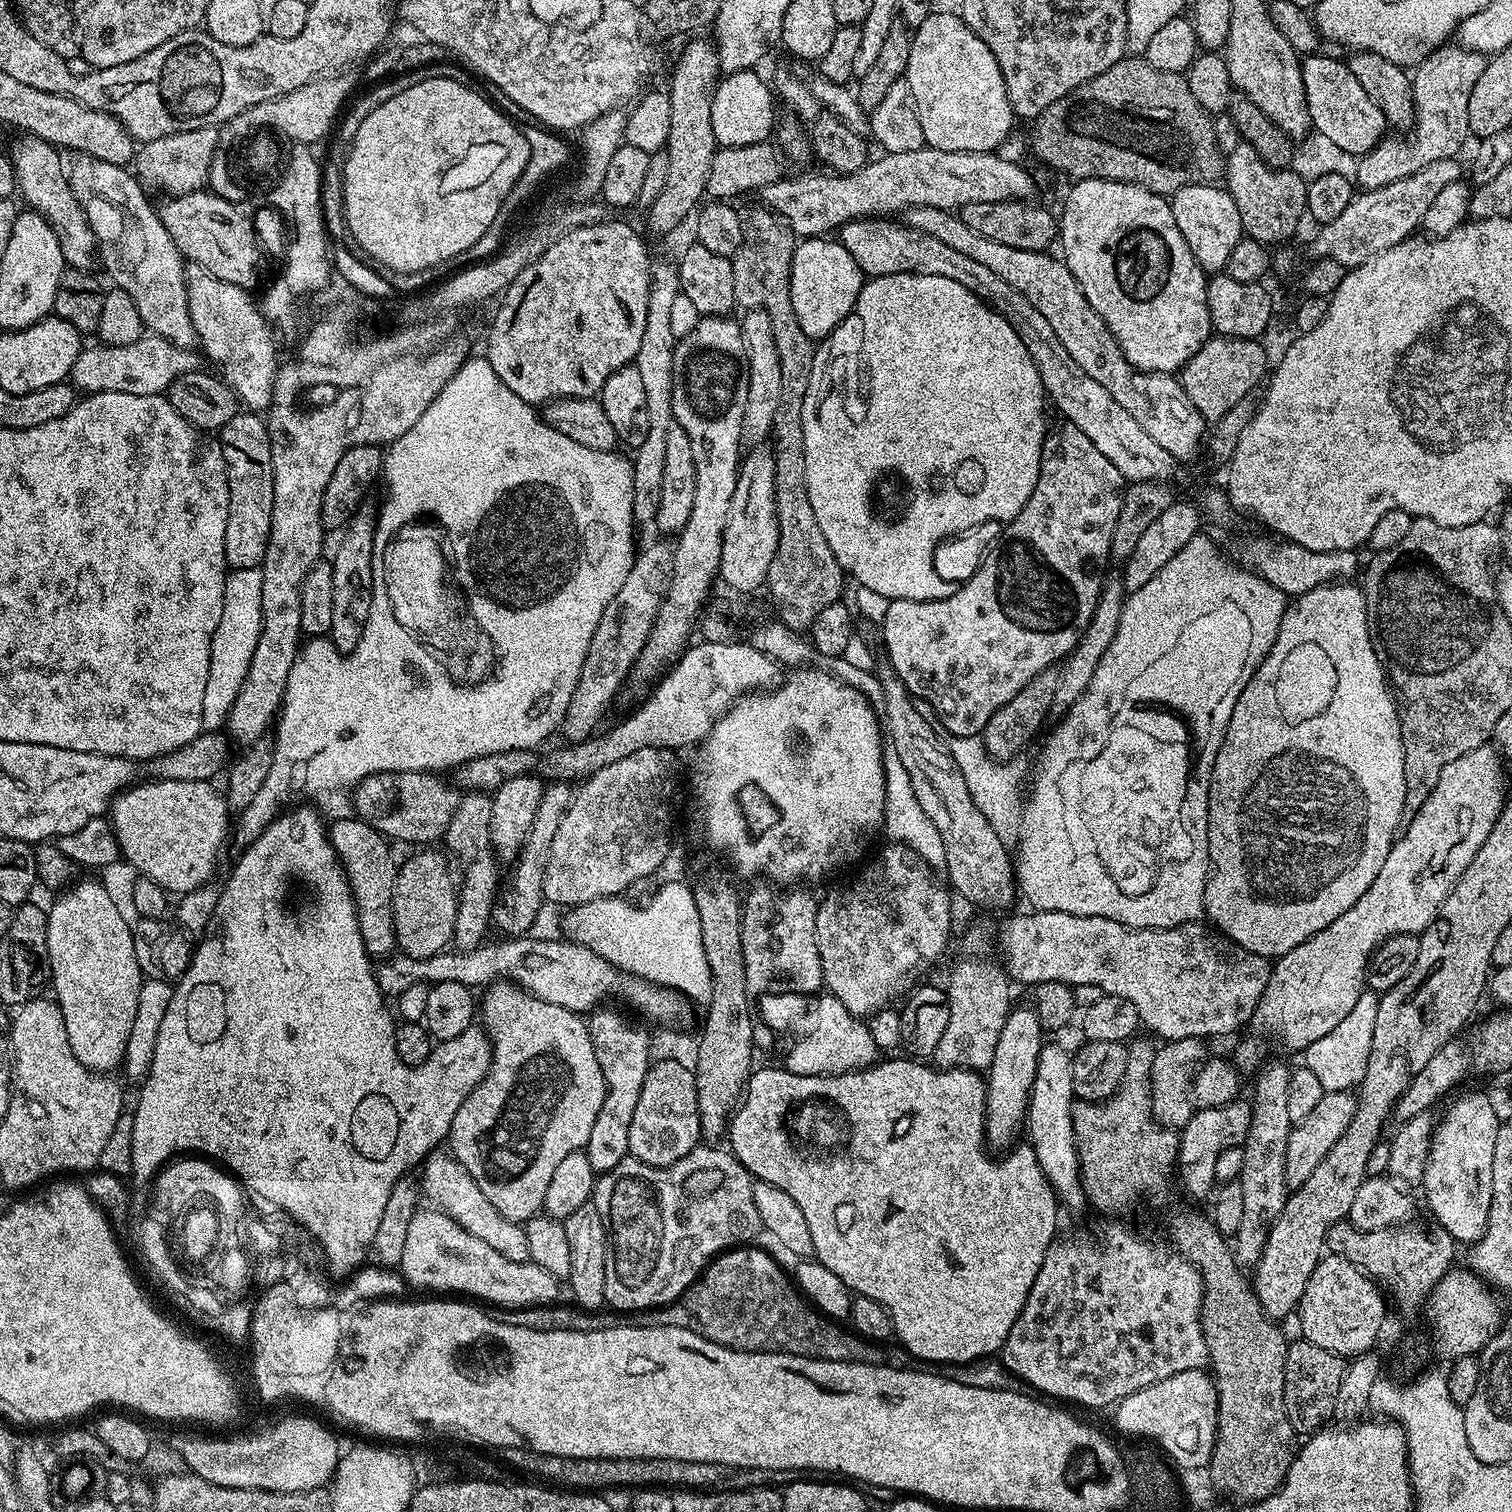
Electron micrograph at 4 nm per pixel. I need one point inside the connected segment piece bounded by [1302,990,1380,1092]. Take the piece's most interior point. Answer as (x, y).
(1339, 1059)

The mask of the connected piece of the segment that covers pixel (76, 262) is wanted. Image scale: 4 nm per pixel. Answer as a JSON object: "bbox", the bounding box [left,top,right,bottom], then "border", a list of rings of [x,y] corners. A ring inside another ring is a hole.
{"bbox":[10,134,98,270],"border":[[[20,134],[18,136],[17,140],[12,144],[10,159],[12,161],[12,168],[16,172],[16,187],[19,195],[24,195],[24,200],[28,203],[25,205],[31,211],[37,212],[48,223],[50,230],[54,230],[54,238],[58,238],[58,246],[62,246],[62,258],[65,265],[72,270],[91,269],[91,264],[97,263],[98,260],[96,235],[88,224],[88,219],[78,202],[78,198],[74,196],[74,190],[70,190],[65,161],[60,161],[60,156],[62,156],[61,149],[31,134]]]}

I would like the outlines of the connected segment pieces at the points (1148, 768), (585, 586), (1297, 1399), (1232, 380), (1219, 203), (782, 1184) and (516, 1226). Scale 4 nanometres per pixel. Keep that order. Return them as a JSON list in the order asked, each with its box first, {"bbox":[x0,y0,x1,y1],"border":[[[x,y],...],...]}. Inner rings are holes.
[{"bbox":[948,534,1286,929],"border":[[[1198,534],[1194,538],[1190,538],[1190,542],[1186,542],[1186,546],[1182,546],[1182,550],[1178,550],[1178,554],[1174,554],[1174,558],[1170,558],[1170,562],[1166,562],[1166,566],[1162,566],[1162,570],[1158,570],[1158,574],[1154,574],[1154,578],[1150,578],[1150,582],[1146,582],[1146,586],[1142,586],[1138,590],[1127,593],[1118,632],[1114,634],[1114,640],[1110,642],[1110,646],[1106,646],[1106,652],[1102,654],[1102,660],[1098,662],[1098,670],[1094,670],[1094,678],[1090,678],[1088,690],[1082,693],[1082,695],[1068,707],[1068,711],[1059,717],[1060,721],[1057,722],[1056,729],[1049,734],[1048,741],[1044,744],[1044,753],[1041,754],[1040,761],[1036,764],[1036,773],[1032,776],[1032,789],[1028,792],[1028,801],[1026,801],[1025,804],[1023,796],[1024,788],[1020,785],[1020,772],[1015,768],[1017,766],[1015,763],[993,759],[993,757],[986,752],[981,737],[952,736],[949,739],[948,749],[954,756],[959,770],[962,771],[962,776],[966,781],[967,789],[970,790],[971,798],[975,805],[982,810],[982,814],[986,814],[986,818],[994,826],[998,838],[1002,838],[1002,842],[1006,846],[1020,844],[1020,849],[1014,852],[1014,870],[1018,875],[1018,892],[1021,897],[1025,896],[1025,898],[1033,904],[1031,907],[1037,912],[1065,912],[1066,914],[1078,914],[1079,916],[1110,918],[1114,922],[1125,924],[1128,929],[1173,928],[1179,924],[1199,921],[1201,917],[1205,915],[1204,891],[1206,890],[1206,882],[1208,881],[1208,797],[1204,794],[1200,794],[1200,796],[1188,796],[1188,779],[1190,779],[1191,776],[1201,776],[1201,778],[1211,776],[1214,770],[1214,758],[1218,758],[1218,750],[1224,741],[1226,726],[1230,722],[1230,714],[1234,714],[1234,702],[1238,702],[1238,694],[1242,694],[1246,682],[1250,682],[1250,678],[1256,673],[1258,666],[1266,658],[1270,646],[1274,646],[1274,642],[1278,638],[1278,626],[1282,626],[1286,597],[1282,590],[1270,586],[1270,582],[1266,582],[1263,578],[1256,575],[1255,572],[1250,572],[1239,563],[1233,562],[1231,559],[1228,561],[1226,557],[1220,556],[1219,550],[1216,549],[1215,542],[1212,541],[1210,537],[1204,535],[1205,534]]]},{"bbox":[230,355,638,852],"border":[[[473,355],[465,360],[462,367],[456,371],[454,378],[442,386],[442,394],[426,406],[426,414],[402,434],[394,443],[387,445],[384,458],[384,467],[382,469],[382,484],[388,487],[388,493],[384,496],[384,505],[378,508],[376,517],[376,533],[374,534],[374,558],[372,559],[372,601],[370,602],[370,618],[366,618],[365,629],[362,630],[362,638],[355,646],[352,652],[342,653],[331,642],[329,637],[311,637],[302,645],[297,652],[294,660],[294,666],[287,678],[287,685],[284,688],[284,702],[278,714],[275,725],[276,736],[273,737],[274,759],[271,762],[270,773],[266,776],[266,781],[258,790],[257,797],[250,806],[241,809],[239,813],[240,825],[233,827],[230,834],[230,846],[236,852],[241,852],[251,846],[262,834],[262,830],[270,825],[283,813],[286,807],[289,807],[294,801],[296,794],[304,792],[310,798],[318,800],[318,810],[320,814],[329,821],[351,819],[354,814],[354,808],[351,803],[342,804],[335,800],[332,791],[342,788],[353,789],[357,784],[368,776],[373,776],[379,772],[435,772],[439,773],[440,768],[453,769],[455,766],[465,764],[467,760],[473,760],[486,754],[498,754],[499,752],[509,752],[526,748],[529,750],[539,749],[539,744],[551,734],[552,731],[559,729],[564,722],[566,706],[570,706],[570,698],[580,681],[584,659],[590,646],[590,638],[594,638],[594,630],[614,594],[622,590],[626,582],[626,574],[630,574],[632,564],[636,561],[638,547],[636,548],[636,531],[638,525],[634,518],[634,506],[632,505],[632,495],[634,486],[632,485],[632,461],[626,455],[619,456],[619,451],[609,450],[599,452],[590,446],[582,446],[582,442],[574,442],[566,438],[566,434],[558,434],[556,428],[552,428],[543,420],[541,413],[533,405],[527,404],[510,386],[506,386],[494,374],[494,366],[490,366],[487,355]],[[423,508],[432,508],[432,512],[440,512],[444,519],[444,524],[448,524],[448,529],[452,531],[452,544],[456,548],[456,561],[458,562],[460,579],[464,580],[464,587],[467,593],[471,595],[472,607],[479,625],[486,630],[487,634],[496,638],[496,643],[504,652],[502,665],[498,666],[495,673],[489,681],[481,688],[470,690],[468,688],[451,688],[448,679],[437,675],[434,682],[424,680],[424,671],[429,671],[430,665],[423,653],[421,647],[413,640],[408,640],[408,644],[400,644],[400,633],[394,628],[394,621],[388,618],[388,602],[385,600],[382,586],[377,583],[380,580],[380,554],[384,548],[385,540],[391,536],[392,531],[400,525],[400,520],[408,520],[412,512],[420,512]]]},{"bbox":[1284,1338,1345,1438],"border":[[[1296,1338],[1289,1343],[1286,1350],[1284,1401],[1290,1426],[1301,1437],[1307,1438],[1312,1433],[1319,1432],[1331,1421],[1328,1419],[1333,1419],[1345,1367],[1345,1357],[1339,1356],[1337,1352],[1322,1350],[1322,1346],[1314,1346],[1314,1342]]]},{"bbox":[1178,334,1270,422],"border":[[[1216,334],[1180,369],[1178,379],[1184,387],[1184,393],[1190,398],[1190,402],[1194,402],[1205,421],[1211,422],[1222,418],[1222,414],[1226,414],[1230,406],[1235,406],[1251,388],[1261,383],[1260,375],[1264,371],[1264,375],[1269,371],[1270,360],[1268,364],[1268,356],[1260,343],[1259,339],[1243,340]]]},{"bbox":[1170,183,1244,273],"border":[[[1215,183],[1182,186],[1172,193],[1170,203],[1174,222],[1178,222],[1178,230],[1182,230],[1182,238],[1186,238],[1186,246],[1190,246],[1190,254],[1194,254],[1196,262],[1205,273],[1223,273],[1227,259],[1244,236],[1238,206],[1234,206],[1234,198],[1227,187],[1217,186]]]},{"bbox":[726,1058,1058,1366],"border":[[[916,1058],[904,1059],[908,1060],[881,1059],[879,1062],[870,1065],[869,1068],[860,1068],[857,1072],[843,1072],[837,1076],[831,1074],[799,1076],[795,1070],[788,1069],[787,1072],[784,1068],[757,1067],[752,1075],[748,1077],[744,1095],[736,1111],[732,1113],[728,1121],[726,1140],[729,1140],[727,1143],[730,1145],[732,1155],[740,1159],[742,1166],[753,1178],[762,1182],[770,1182],[774,1186],[778,1186],[778,1190],[786,1190],[786,1194],[790,1194],[790,1198],[794,1198],[794,1202],[798,1202],[798,1210],[802,1210],[802,1215],[806,1217],[806,1226],[810,1226],[810,1239],[814,1242],[814,1259],[816,1263],[826,1266],[826,1270],[838,1274],[838,1278],[842,1278],[842,1282],[846,1282],[846,1286],[856,1296],[865,1296],[881,1304],[892,1321],[892,1331],[895,1339],[900,1339],[897,1340],[899,1347],[905,1348],[908,1351],[909,1357],[916,1359],[917,1356],[920,1360],[933,1360],[937,1366],[967,1364],[973,1360],[980,1359],[982,1356],[992,1356],[999,1353],[1000,1349],[1003,1348],[1006,1338],[1010,1334],[1010,1326],[1014,1326],[1014,1322],[1030,1294],[1030,1286],[1034,1286],[1034,1278],[1038,1278],[1038,1270],[1042,1266],[1042,1258],[1046,1258],[1046,1250],[1052,1245],[1053,1240],[1058,1235],[1058,1229],[1056,1229],[1056,1208],[1058,1209],[1056,1191],[1050,1186],[1046,1174],[1042,1174],[1042,1170],[1038,1166],[1038,1158],[1034,1154],[1031,1143],[1017,1143],[1011,1151],[1004,1154],[1009,1154],[1009,1156],[1004,1156],[1001,1160],[995,1160],[994,1157],[988,1156],[992,1154],[990,1154],[989,1149],[986,1147],[984,1139],[984,1111],[986,1110],[986,1094],[984,1089],[986,1087],[986,1080],[981,1073],[973,1072],[970,1068],[938,1068],[931,1063],[921,1062]]]},{"bbox":[422,1150,528,1262],"border":[[[437,1150],[423,1161],[424,1176],[422,1174],[422,1192],[429,1196],[431,1203],[439,1211],[445,1212],[450,1218],[454,1218],[474,1238],[482,1238],[486,1246],[494,1246],[494,1250],[501,1252],[506,1258],[514,1262],[528,1260],[528,1247],[526,1246],[526,1234],[523,1227],[517,1221],[510,1218],[502,1218],[498,1210],[487,1201],[482,1190],[478,1190],[478,1184],[466,1174],[466,1170],[452,1157],[451,1151]]]}]

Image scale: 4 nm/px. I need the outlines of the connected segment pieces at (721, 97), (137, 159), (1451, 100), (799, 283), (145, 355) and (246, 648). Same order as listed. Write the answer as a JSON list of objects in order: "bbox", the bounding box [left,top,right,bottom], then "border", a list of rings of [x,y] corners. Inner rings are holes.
[{"bbox":[710,71,777,148],"border":[[[759,71],[729,72],[715,85],[710,106],[710,121],[717,145],[722,148],[763,144],[777,127],[777,97],[769,81],[759,76]],[[724,80],[724,81],[723,81]],[[776,124],[776,125],[775,125]]]},{"bbox":[134,128,220,197],"border":[[[199,128],[170,134],[166,138],[154,138],[139,145],[134,157],[134,172],[145,189],[157,188],[168,192],[169,197],[187,192],[201,191],[212,174],[212,159],[220,147],[220,134],[216,128]]]},{"bbox":[1354,46,1488,189],"border":[[[1453,46],[1433,48],[1419,64],[1412,76],[1412,97],[1416,103],[1416,123],[1410,129],[1409,140],[1399,140],[1399,135],[1388,134],[1374,150],[1355,161],[1354,180],[1361,189],[1390,186],[1402,178],[1414,175],[1418,170],[1430,166],[1430,162],[1459,157],[1464,143],[1470,140],[1468,111],[1470,94],[1488,60],[1483,52],[1469,52],[1467,48]]]},{"bbox":[790,236,865,342],"border":[[[824,236],[801,239],[796,245],[790,266],[790,302],[794,306],[794,318],[798,318],[798,326],[802,326],[802,331],[813,342],[825,340],[852,313],[854,302],[858,302],[858,294],[865,282],[864,271],[858,266],[858,262],[854,262],[850,250],[846,250],[839,239]]]},{"bbox":[70,334,201,396],"border":[[[145,334],[138,342],[130,342],[130,346],[93,344],[93,348],[81,347],[70,377],[71,383],[84,394],[121,392],[159,396],[167,393],[168,387],[182,374],[197,371],[201,367],[201,357],[196,357],[192,348],[179,348],[161,336]]]},{"bbox":[202,567,263,730],"border":[[[263,567],[234,568],[224,577],[222,618],[218,618],[218,630],[210,646],[210,674],[206,678],[206,695],[202,697],[202,722],[208,730],[225,727],[228,711],[246,678],[250,658],[254,658],[254,646],[258,646],[258,634],[262,626],[262,574]]]}]

